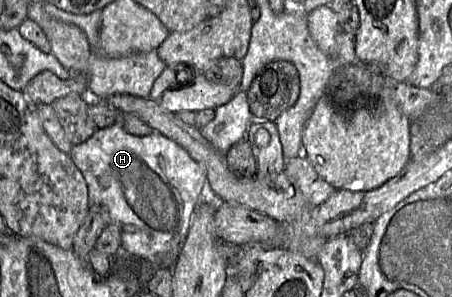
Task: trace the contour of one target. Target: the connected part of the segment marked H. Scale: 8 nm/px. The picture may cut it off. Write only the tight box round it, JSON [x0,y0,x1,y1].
[69,126,207,259]

